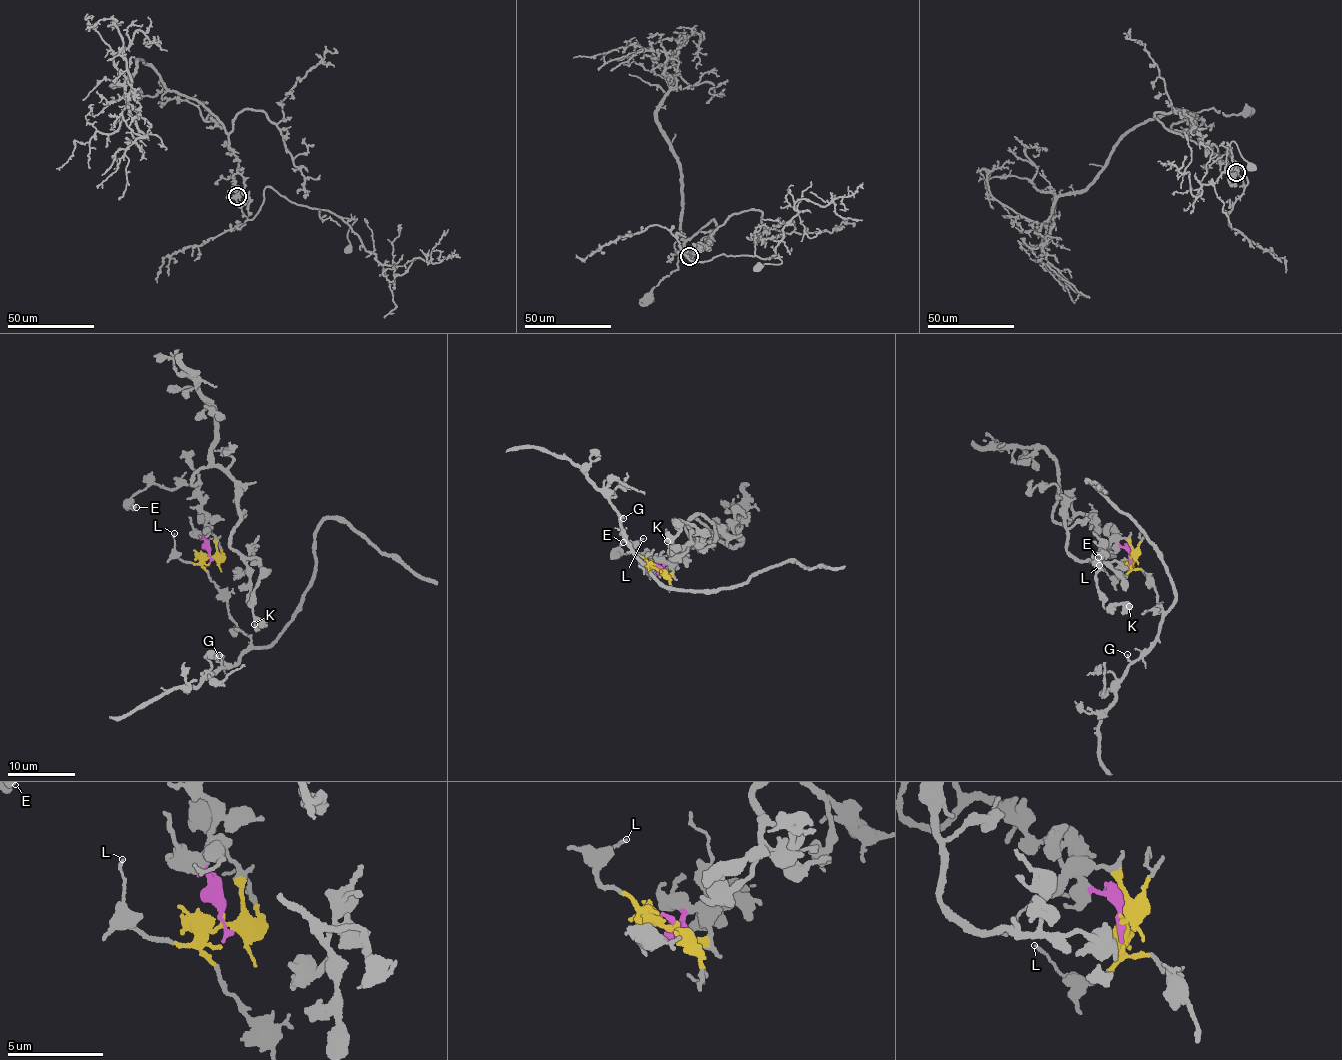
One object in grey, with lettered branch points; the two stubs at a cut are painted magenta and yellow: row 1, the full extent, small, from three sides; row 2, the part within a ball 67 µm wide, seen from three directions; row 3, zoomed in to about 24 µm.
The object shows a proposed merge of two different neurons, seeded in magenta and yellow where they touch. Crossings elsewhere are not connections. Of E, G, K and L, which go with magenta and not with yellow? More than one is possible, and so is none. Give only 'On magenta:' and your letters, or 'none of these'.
On magenta: E, K

